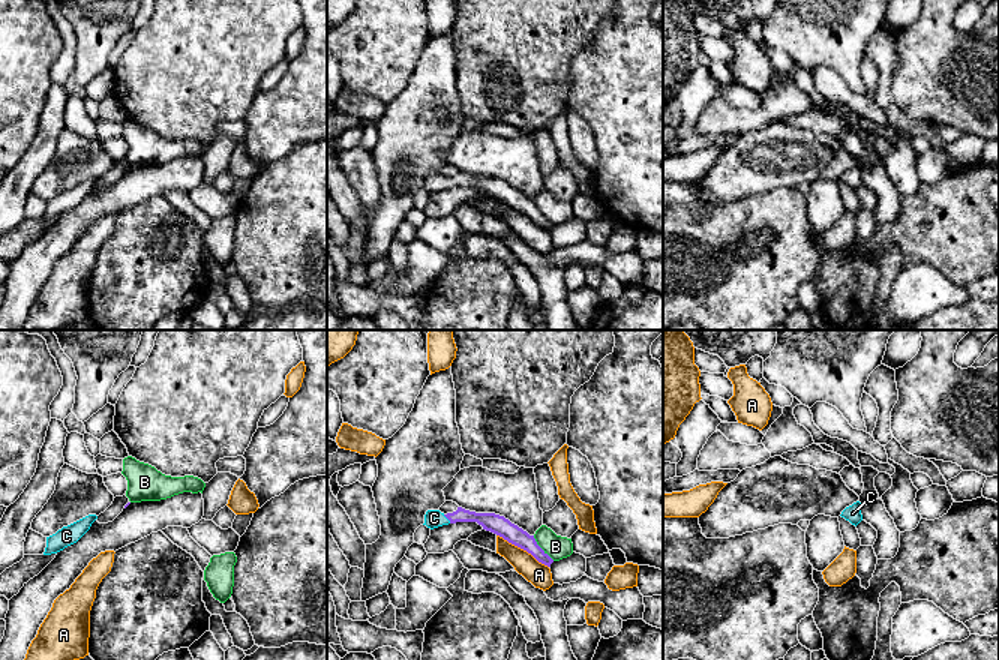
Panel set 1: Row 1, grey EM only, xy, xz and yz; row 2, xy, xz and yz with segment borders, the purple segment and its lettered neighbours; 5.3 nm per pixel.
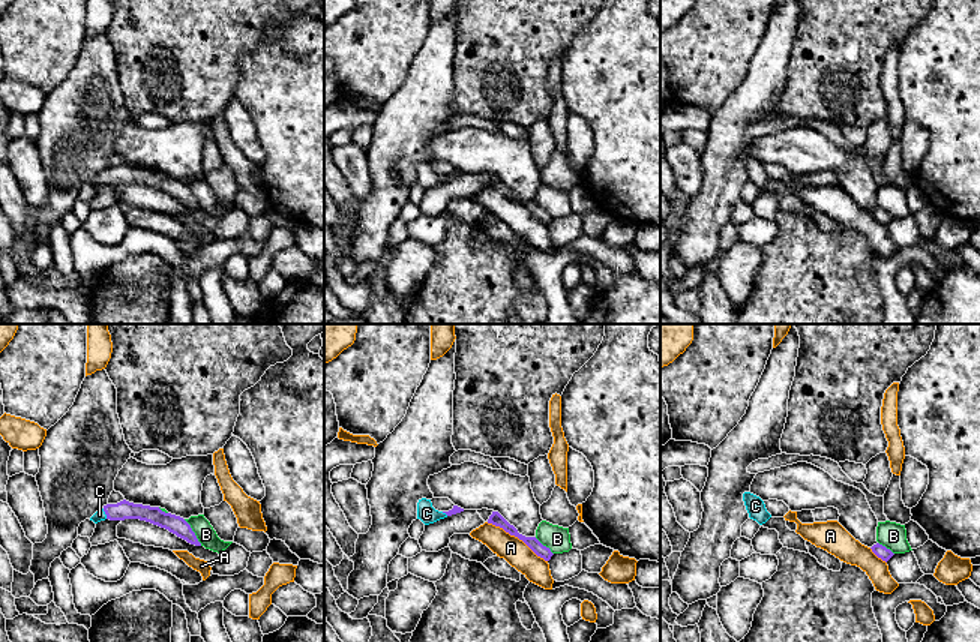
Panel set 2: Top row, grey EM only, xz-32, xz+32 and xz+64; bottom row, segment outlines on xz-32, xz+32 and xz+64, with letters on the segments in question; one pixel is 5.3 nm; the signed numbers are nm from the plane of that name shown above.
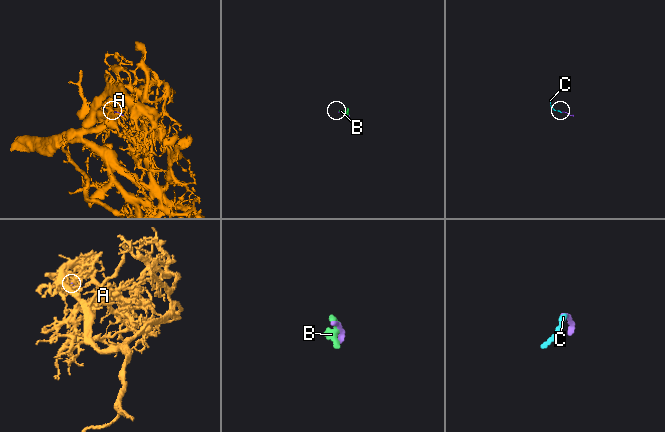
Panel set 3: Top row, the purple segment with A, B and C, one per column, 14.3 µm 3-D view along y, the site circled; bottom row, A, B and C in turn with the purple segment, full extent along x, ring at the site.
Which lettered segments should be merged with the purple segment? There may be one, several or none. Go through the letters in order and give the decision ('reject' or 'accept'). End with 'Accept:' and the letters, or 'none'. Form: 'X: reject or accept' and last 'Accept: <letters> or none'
A: reject
B: reject
C: accept
Accept: C

